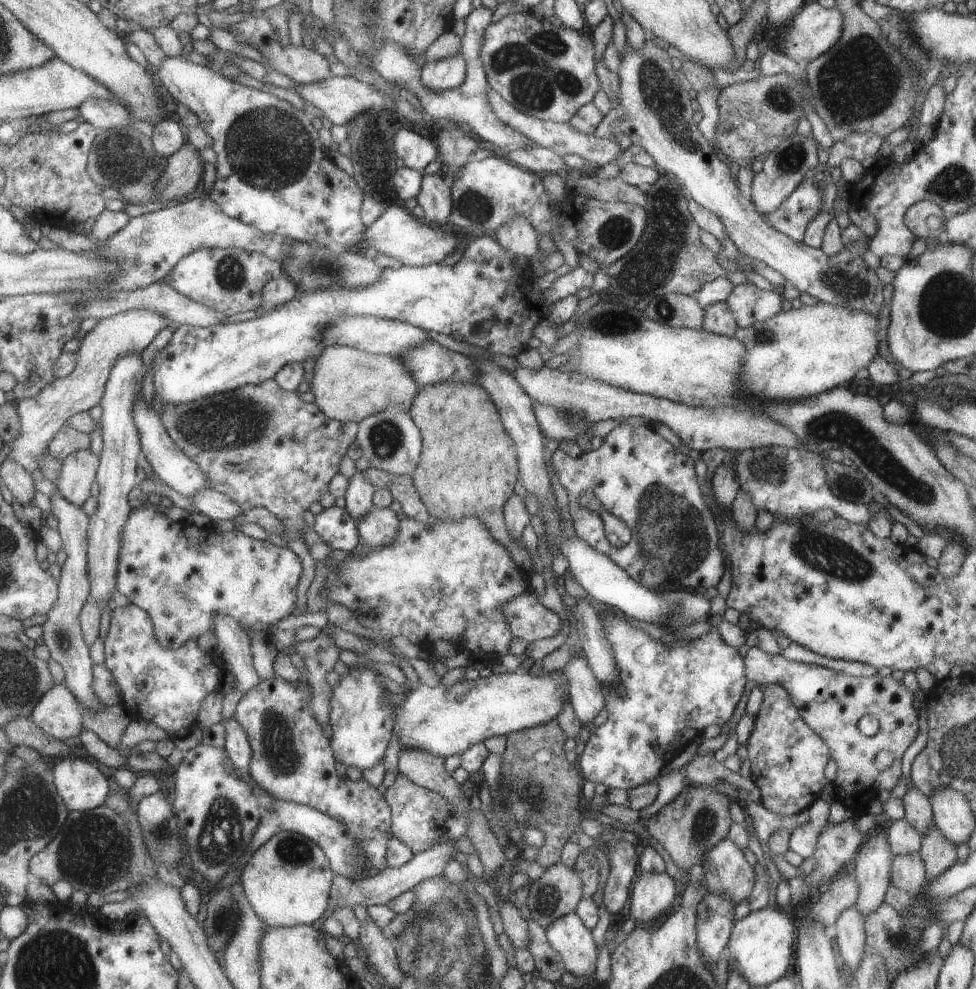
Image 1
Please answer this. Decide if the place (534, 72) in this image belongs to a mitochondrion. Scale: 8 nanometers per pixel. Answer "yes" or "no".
yes

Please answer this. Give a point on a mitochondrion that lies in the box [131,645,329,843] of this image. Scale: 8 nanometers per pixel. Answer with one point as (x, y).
(281, 758)

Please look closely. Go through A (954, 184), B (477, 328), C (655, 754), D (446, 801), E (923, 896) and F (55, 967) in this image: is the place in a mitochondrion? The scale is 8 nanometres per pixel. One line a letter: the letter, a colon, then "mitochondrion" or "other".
A: mitochondrion
B: other
C: other
D: other
E: other
F: mitochondrion

